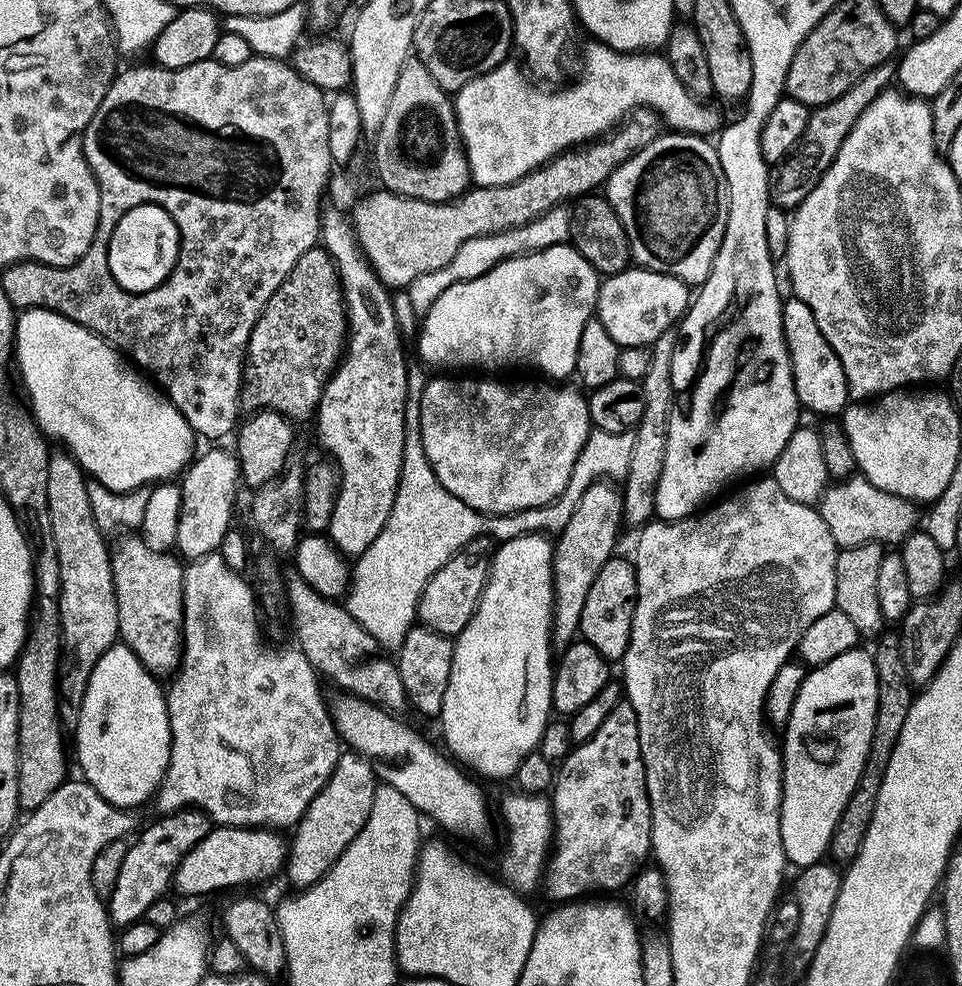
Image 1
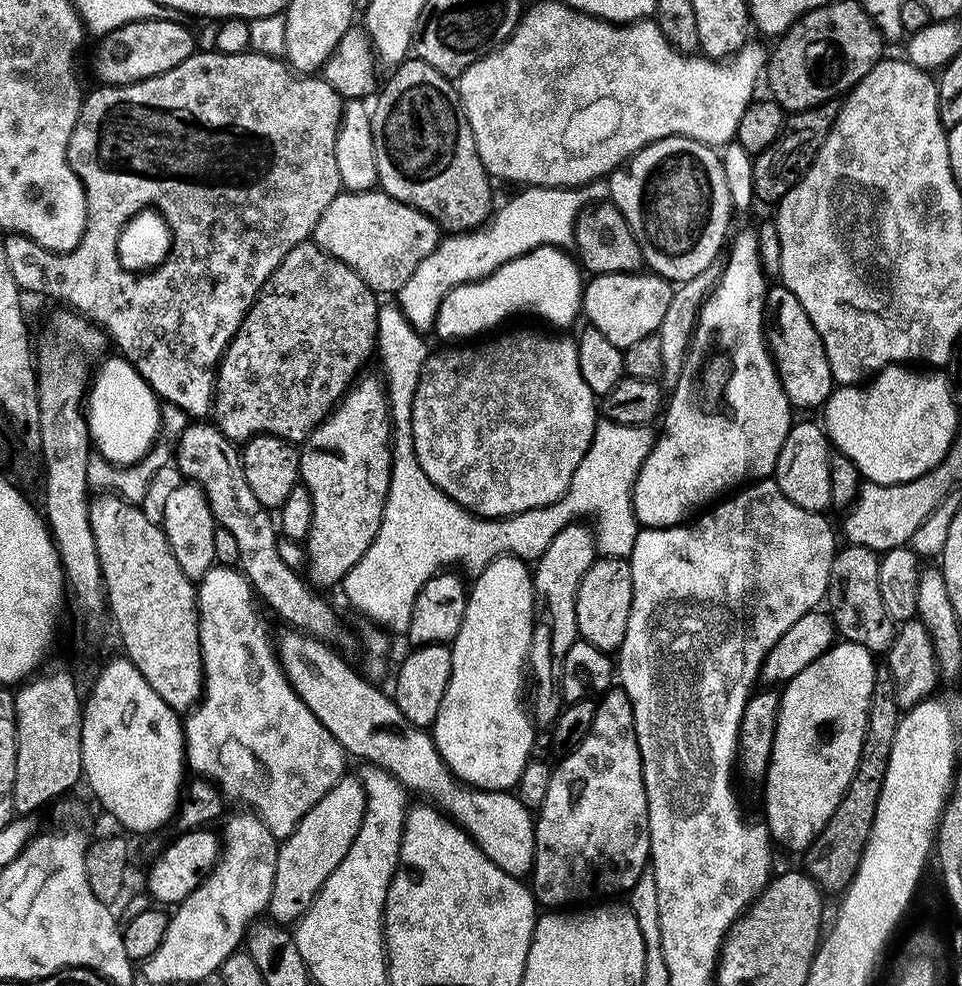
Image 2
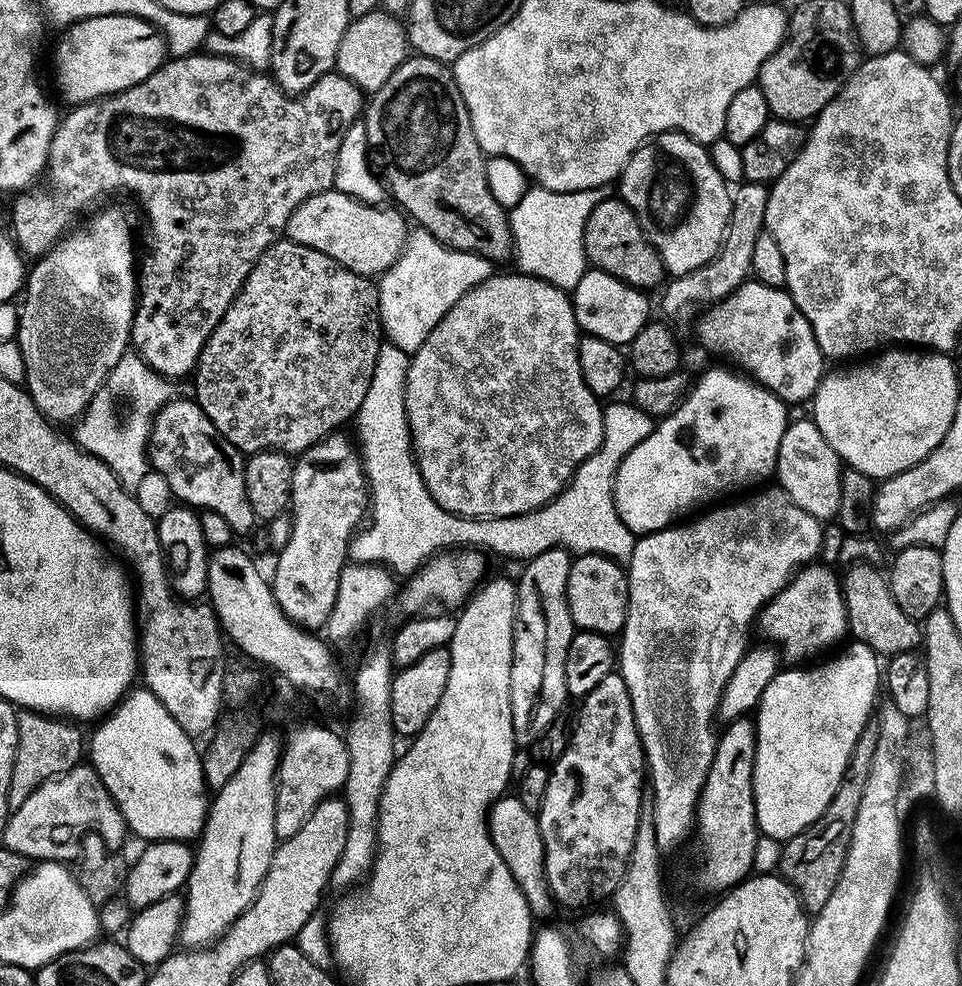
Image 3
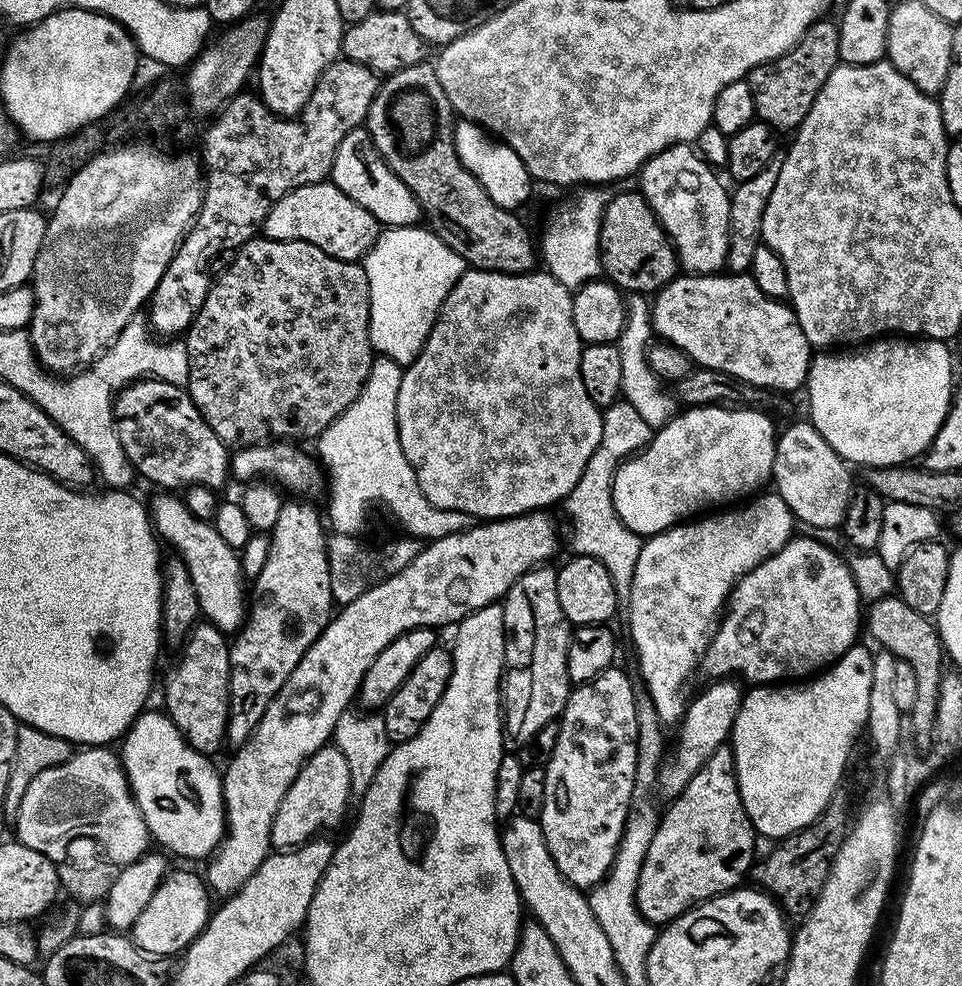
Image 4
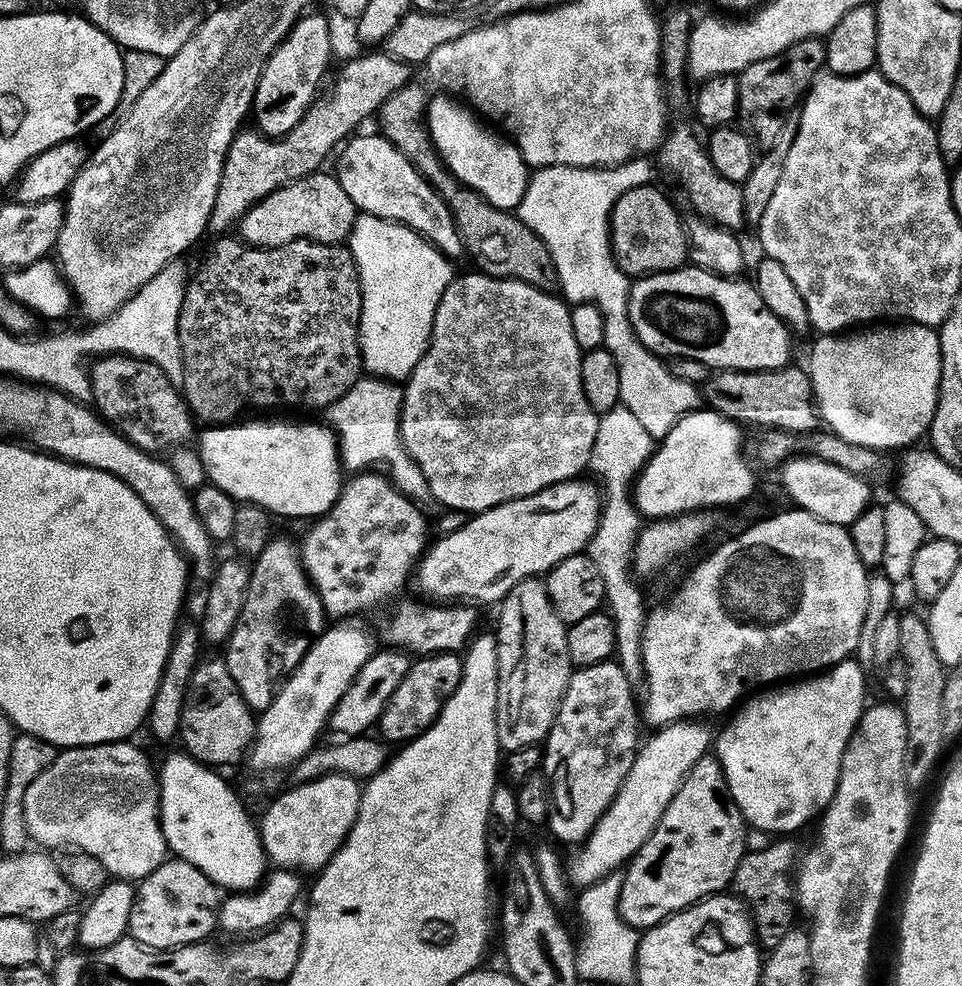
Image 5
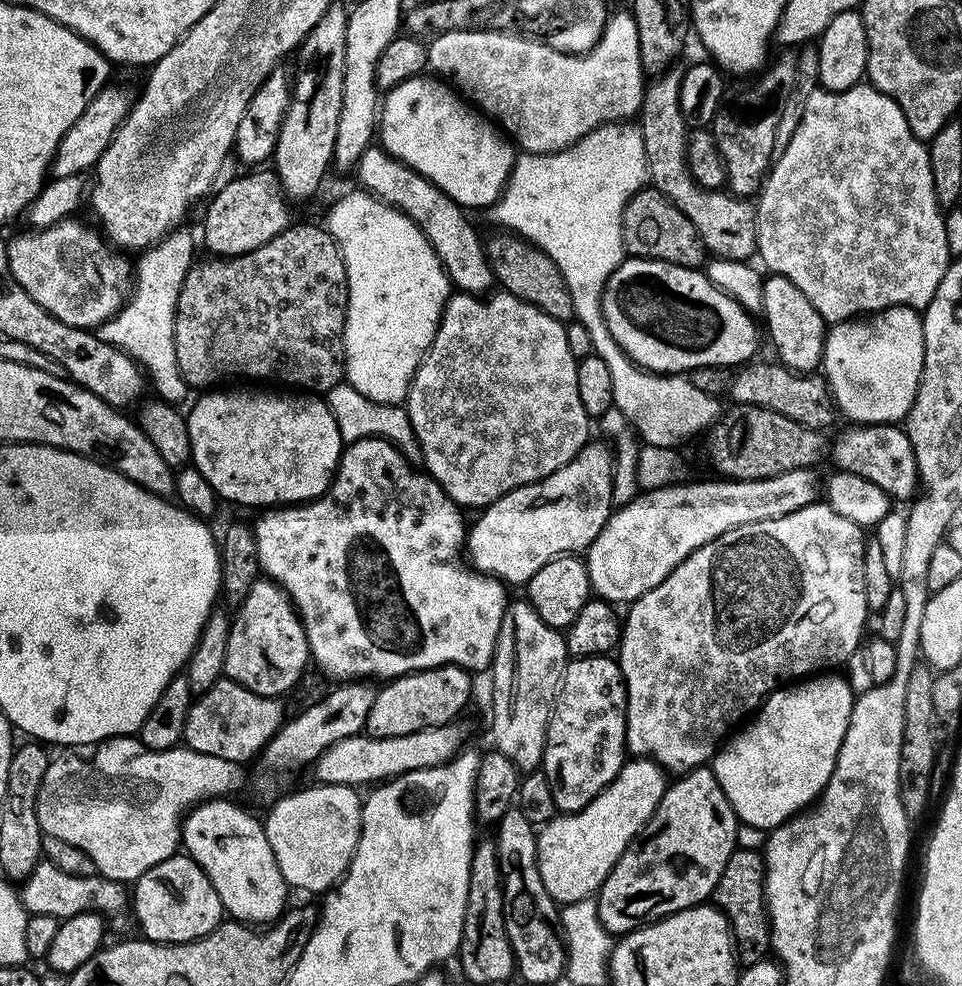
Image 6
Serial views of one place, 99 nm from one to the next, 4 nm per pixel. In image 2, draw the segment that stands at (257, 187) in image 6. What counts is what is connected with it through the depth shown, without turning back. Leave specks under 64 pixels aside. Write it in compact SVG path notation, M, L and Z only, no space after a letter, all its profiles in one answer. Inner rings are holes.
M344 190L334 198L334 202L330 202L330 206L326 206L326 210L322 210L322 218L318 218L311 239L326 254L346 262L346 266L350 266L354 274L358 274L358 278L362 278L362 282L366 282L366 286L370 286L373 292L396 294L402 286L406 286L406 278L414 274L418 262L431 254L440 243L442 229L426 214L390 198L382 190L365 192Z

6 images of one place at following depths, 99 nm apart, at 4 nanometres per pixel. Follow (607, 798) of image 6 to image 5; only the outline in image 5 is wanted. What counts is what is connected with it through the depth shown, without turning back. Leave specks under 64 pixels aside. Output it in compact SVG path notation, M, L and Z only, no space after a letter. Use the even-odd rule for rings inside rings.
M696 718L665 724L659 730L653 731L656 733L645 744L643 741L637 747L630 774L626 774L614 802L610 802L610 806L602 814L602 818L598 818L598 822L593 826L590 835L573 851L577 852L569 860L567 857L566 876L573 885L593 884L601 880L603 876L608 876L621 866L627 865L632 855L644 845L646 838L650 838L650 834L654 830L654 826L658 826L666 806L670 806L670 798L674 798L674 794L678 794L678 786L682 786L682 782L688 777L692 767L702 757L709 755L710 749L713 747L714 732L711 732L704 724L707 723Z

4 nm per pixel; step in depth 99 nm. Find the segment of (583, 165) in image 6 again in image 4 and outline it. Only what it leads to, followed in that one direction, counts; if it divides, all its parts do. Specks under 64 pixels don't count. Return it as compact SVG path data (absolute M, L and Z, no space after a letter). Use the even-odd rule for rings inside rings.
M588 186L583 190L577 191L580 192L577 194L573 200L568 200L565 204L560 204L556 208L556 213L548 220L548 225L544 228L544 244L542 240L542 260L544 260L548 265L546 265L547 271L551 276L556 279L558 282L562 282L569 290L577 290L583 287L584 284L588 284L592 281L595 281L597 277L601 275L602 269L600 267L600 219L604 217L604 205L606 203L606 195L604 196L605 189L600 186ZM644 298L629 299L624 329L618 339L618 354L622 358L620 394L626 403L634 406L634 410L638 410L638 415L645 420L646 426L659 430L672 421L673 416L677 415L678 404L671 391L664 392L665 385L650 368L648 349L653 340L652 313L649 301Z

